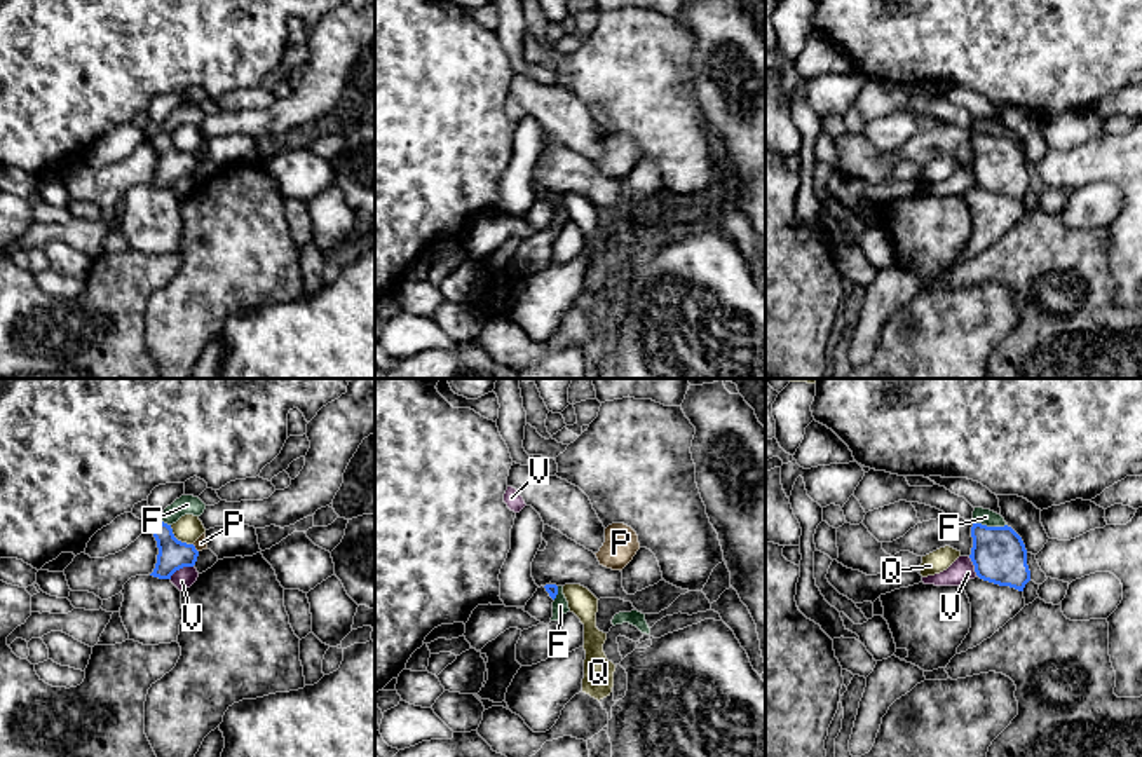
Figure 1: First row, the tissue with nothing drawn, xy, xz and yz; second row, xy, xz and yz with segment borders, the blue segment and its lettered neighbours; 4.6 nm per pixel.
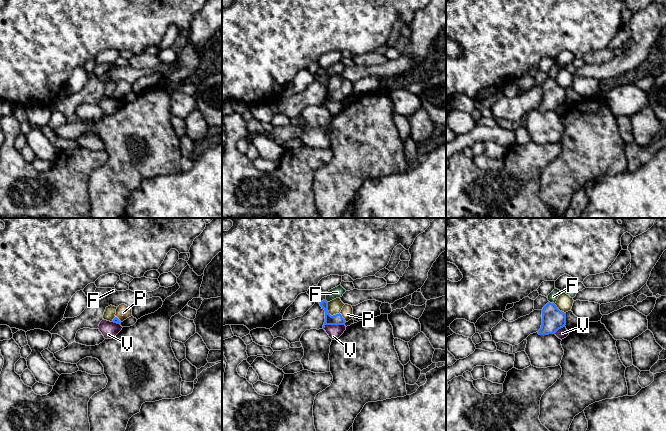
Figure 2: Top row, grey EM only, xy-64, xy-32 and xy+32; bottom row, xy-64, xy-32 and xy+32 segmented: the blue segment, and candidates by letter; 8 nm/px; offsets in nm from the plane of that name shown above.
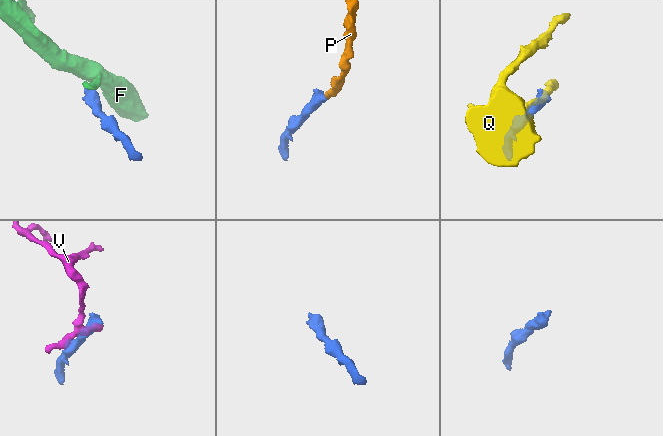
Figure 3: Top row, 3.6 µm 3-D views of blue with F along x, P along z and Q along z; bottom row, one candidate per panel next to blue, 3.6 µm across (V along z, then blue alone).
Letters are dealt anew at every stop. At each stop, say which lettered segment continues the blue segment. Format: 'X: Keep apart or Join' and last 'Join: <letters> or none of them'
F: Keep apart
P: Join
Q: Keep apart
V: Keep apart
Join: P

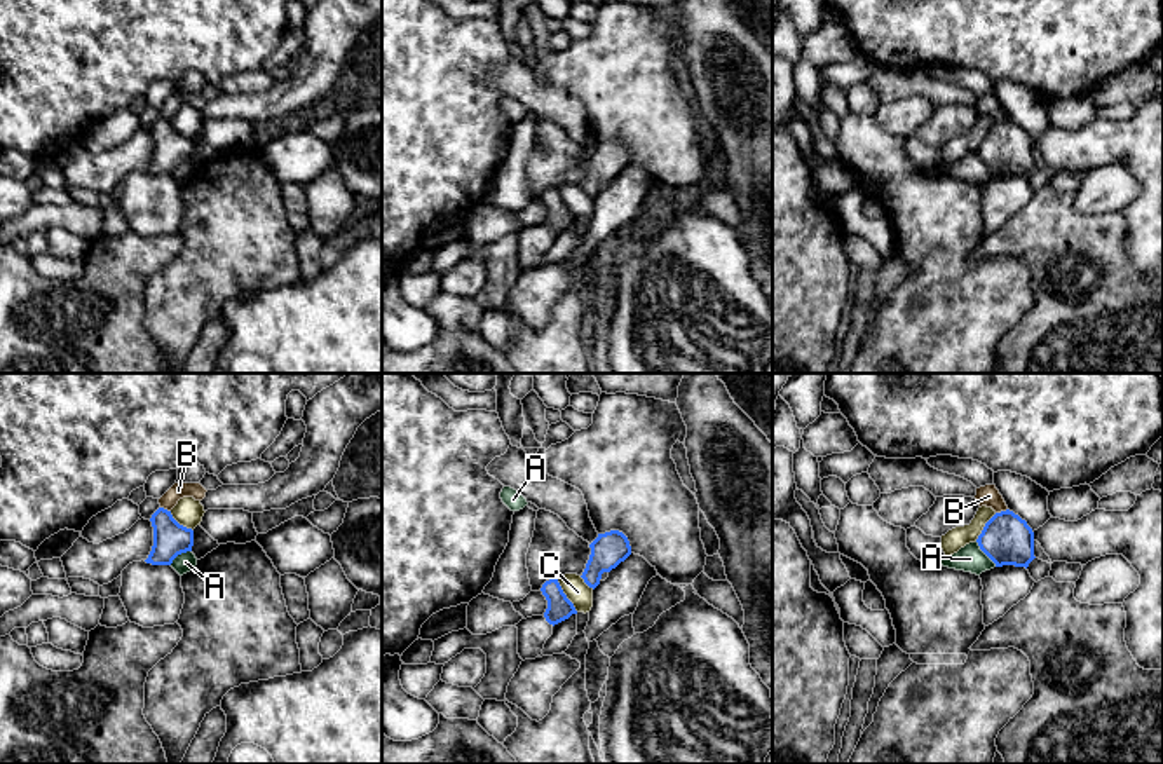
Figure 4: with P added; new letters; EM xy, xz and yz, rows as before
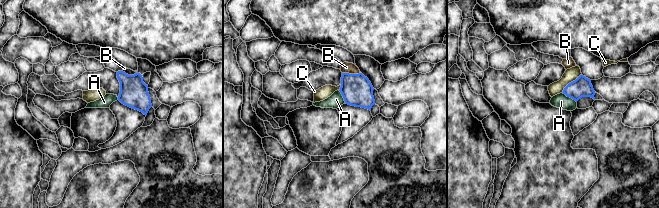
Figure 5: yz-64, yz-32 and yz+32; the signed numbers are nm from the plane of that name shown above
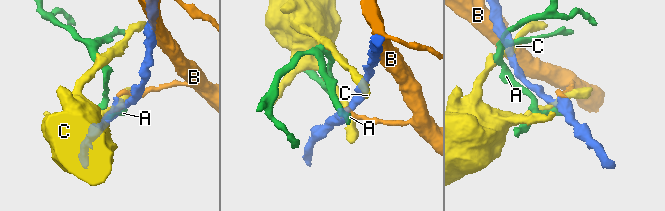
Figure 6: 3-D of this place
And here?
A: Keep apart
B: Keep apart
C: Keep apart
Join: none of them

